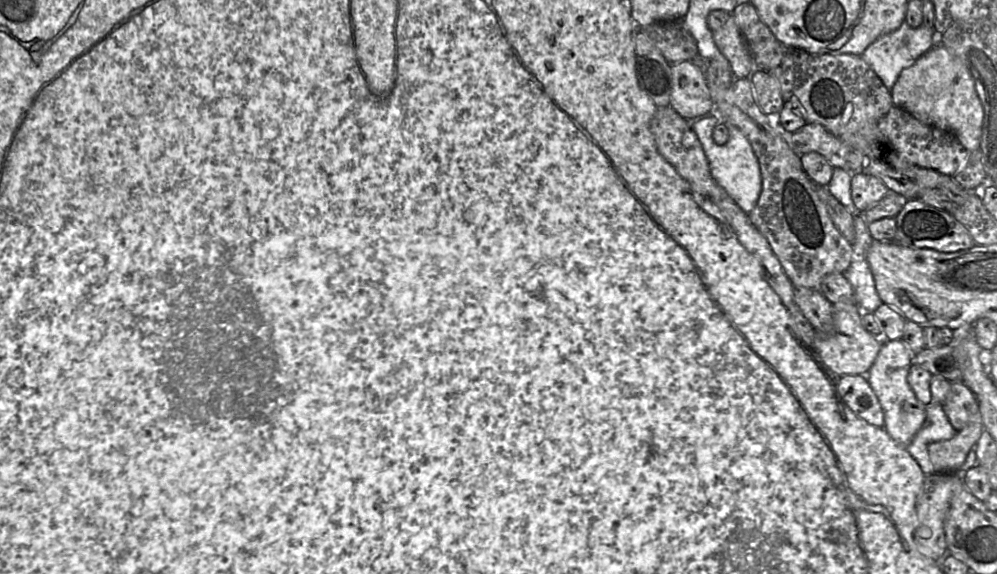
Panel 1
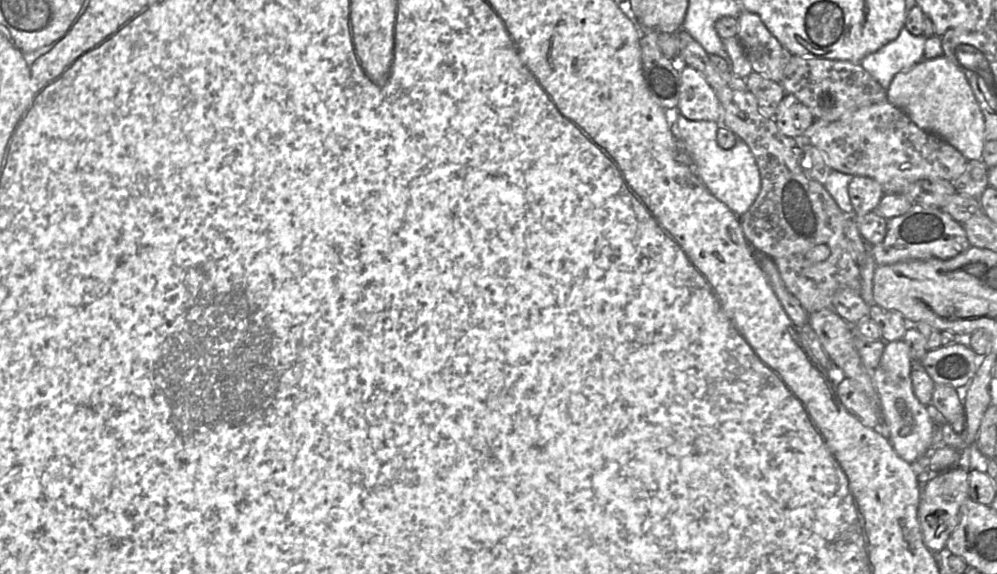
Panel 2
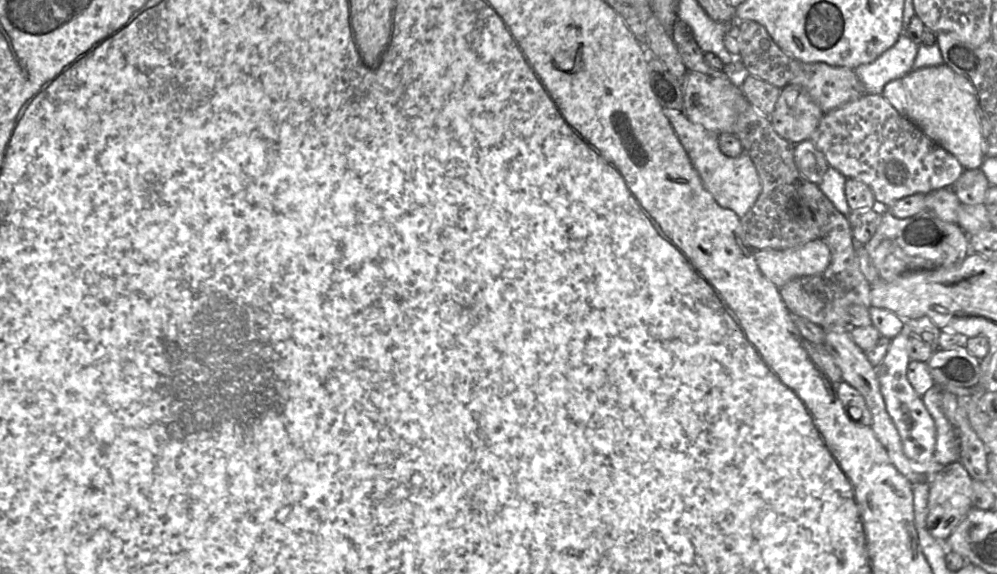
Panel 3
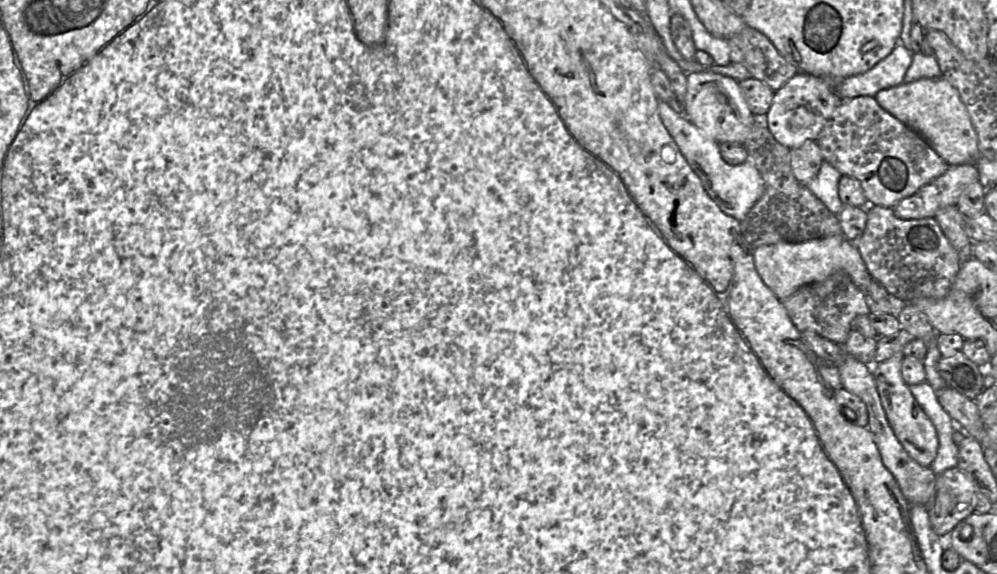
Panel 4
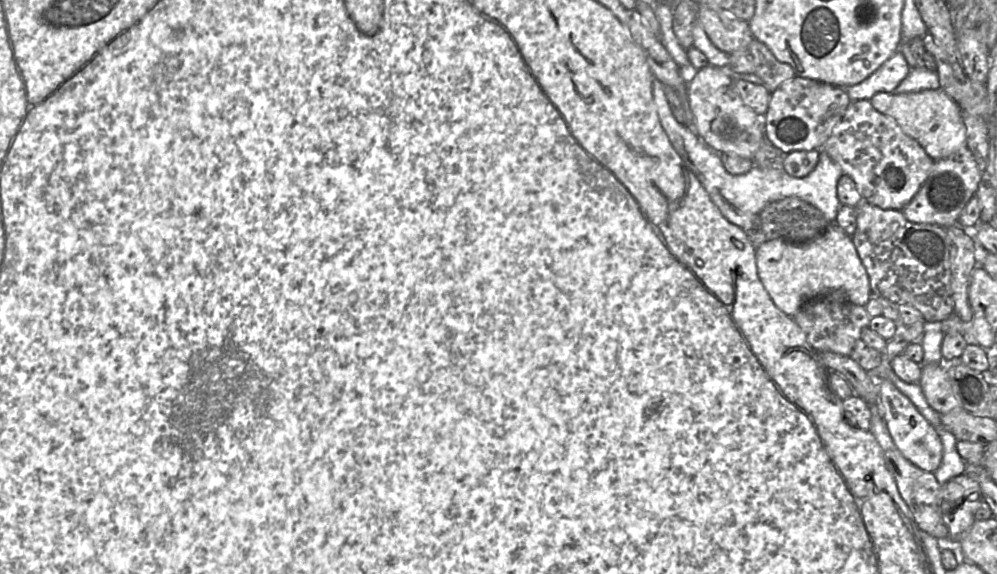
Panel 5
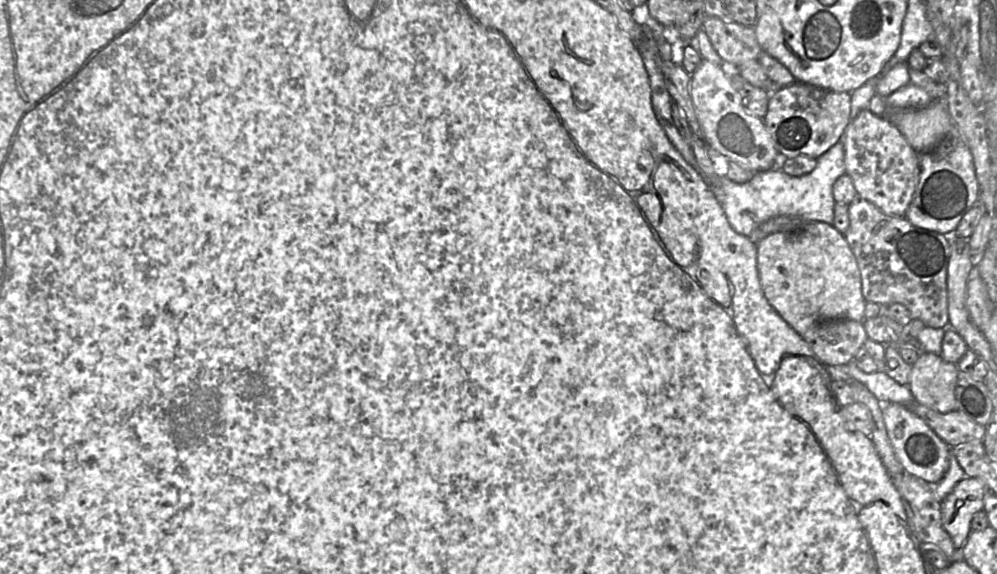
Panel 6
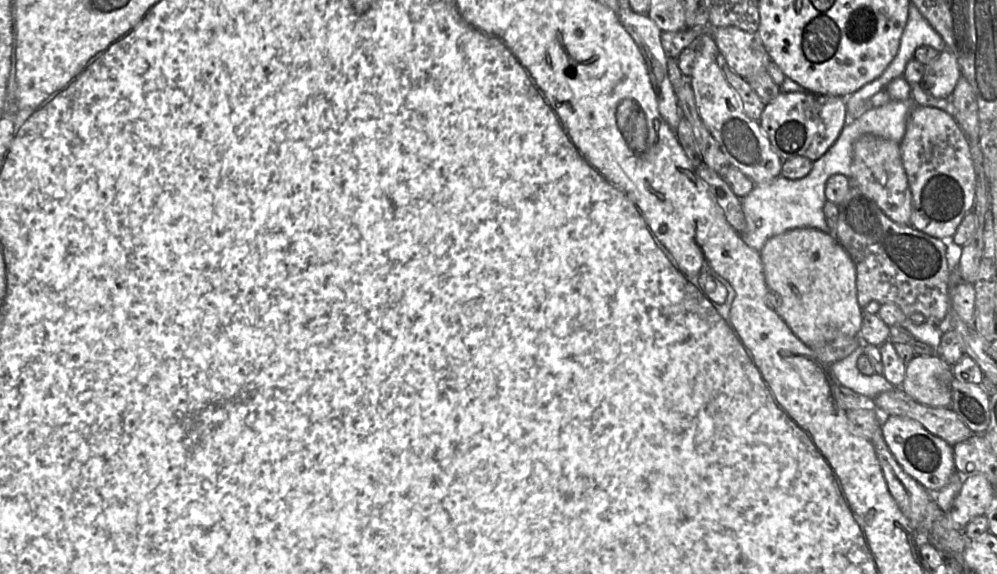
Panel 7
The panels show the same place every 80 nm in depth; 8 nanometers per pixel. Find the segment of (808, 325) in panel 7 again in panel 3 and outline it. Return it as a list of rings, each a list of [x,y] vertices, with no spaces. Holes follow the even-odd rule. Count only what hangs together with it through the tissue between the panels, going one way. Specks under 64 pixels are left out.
[[[820,240],[794,249],[756,250],[754,256],[761,273],[778,288],[792,279],[822,273],[831,260],[829,247]]]

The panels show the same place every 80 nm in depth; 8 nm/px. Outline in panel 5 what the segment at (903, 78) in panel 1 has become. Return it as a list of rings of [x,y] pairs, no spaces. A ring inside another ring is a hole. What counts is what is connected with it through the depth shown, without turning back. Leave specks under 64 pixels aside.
[[[941,88],[902,94],[878,92],[870,102],[877,111],[893,118],[902,131],[915,139],[933,160],[946,158],[967,146],[961,109]]]

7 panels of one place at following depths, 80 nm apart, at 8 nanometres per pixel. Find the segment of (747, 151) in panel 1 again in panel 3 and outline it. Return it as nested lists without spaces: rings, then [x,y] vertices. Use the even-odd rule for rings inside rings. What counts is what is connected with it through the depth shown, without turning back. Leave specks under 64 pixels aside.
[[[664,108],[663,113],[670,121],[705,189],[721,207],[732,210],[739,218],[743,217],[761,193],[761,181],[750,156],[743,152],[735,158],[727,157],[719,148],[719,133],[693,123],[683,111]]]

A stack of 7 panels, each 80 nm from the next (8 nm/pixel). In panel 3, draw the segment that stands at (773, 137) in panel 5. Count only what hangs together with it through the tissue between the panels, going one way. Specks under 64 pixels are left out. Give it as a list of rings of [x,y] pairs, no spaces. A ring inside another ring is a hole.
[[[788,83],[781,89],[770,121],[782,138],[798,144],[810,139],[823,116],[804,88]]]

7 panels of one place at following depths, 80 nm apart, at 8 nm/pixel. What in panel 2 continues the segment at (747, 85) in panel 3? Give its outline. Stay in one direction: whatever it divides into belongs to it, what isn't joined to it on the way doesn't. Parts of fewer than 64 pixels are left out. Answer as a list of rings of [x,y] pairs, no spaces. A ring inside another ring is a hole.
[[[752,71],[746,79],[748,89],[756,97],[763,115],[773,118],[785,91],[782,85]]]

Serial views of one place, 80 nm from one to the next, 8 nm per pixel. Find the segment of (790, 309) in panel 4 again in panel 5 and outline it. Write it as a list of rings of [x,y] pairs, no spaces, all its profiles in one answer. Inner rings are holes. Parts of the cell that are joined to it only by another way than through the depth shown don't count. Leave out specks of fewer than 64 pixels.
[[[833,292],[805,303],[792,318],[816,352],[834,352],[844,356],[850,355],[856,341],[861,339],[862,329],[869,325],[871,319],[865,306],[851,303],[843,292]]]

